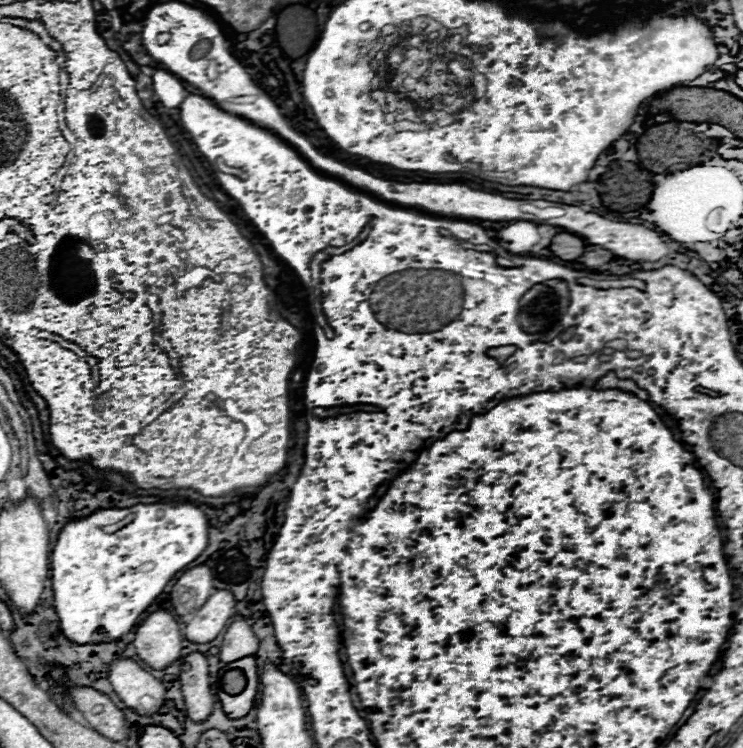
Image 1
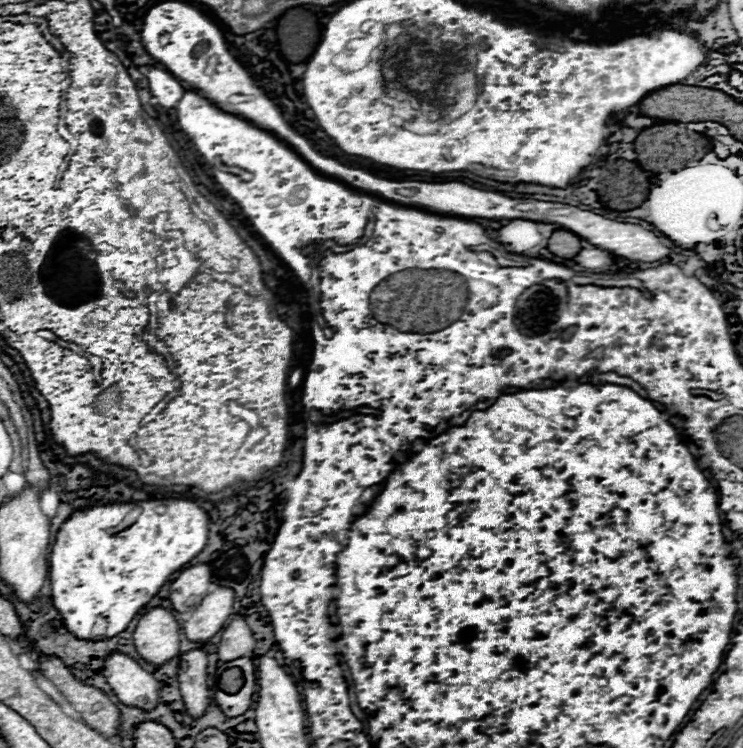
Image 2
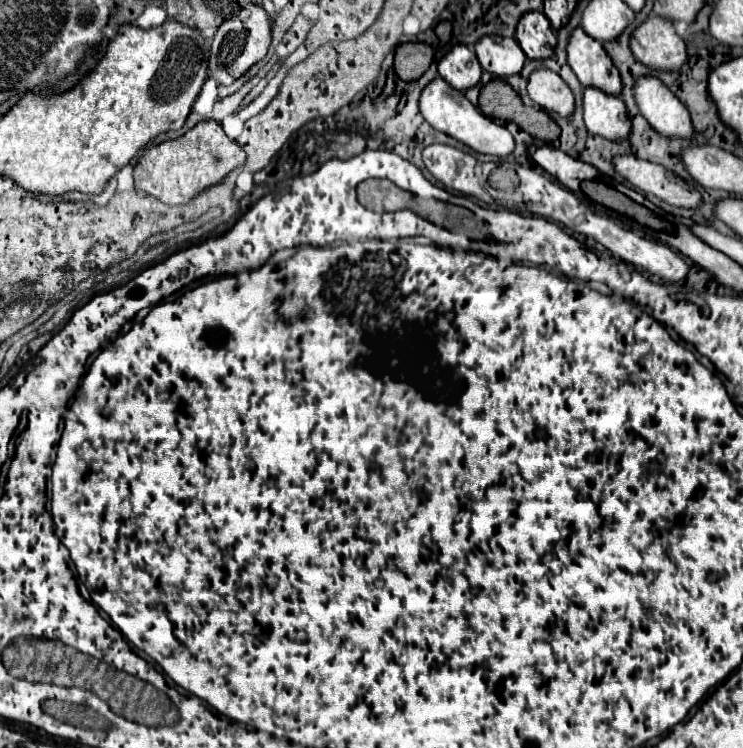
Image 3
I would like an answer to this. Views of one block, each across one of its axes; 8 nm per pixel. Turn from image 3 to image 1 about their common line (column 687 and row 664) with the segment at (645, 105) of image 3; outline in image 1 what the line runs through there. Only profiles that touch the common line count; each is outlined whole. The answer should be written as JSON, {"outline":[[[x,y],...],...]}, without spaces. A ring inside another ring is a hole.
{"outline":[[[130,658],[110,662],[110,684],[126,708],[138,714],[154,714],[164,702],[164,684]]]}

